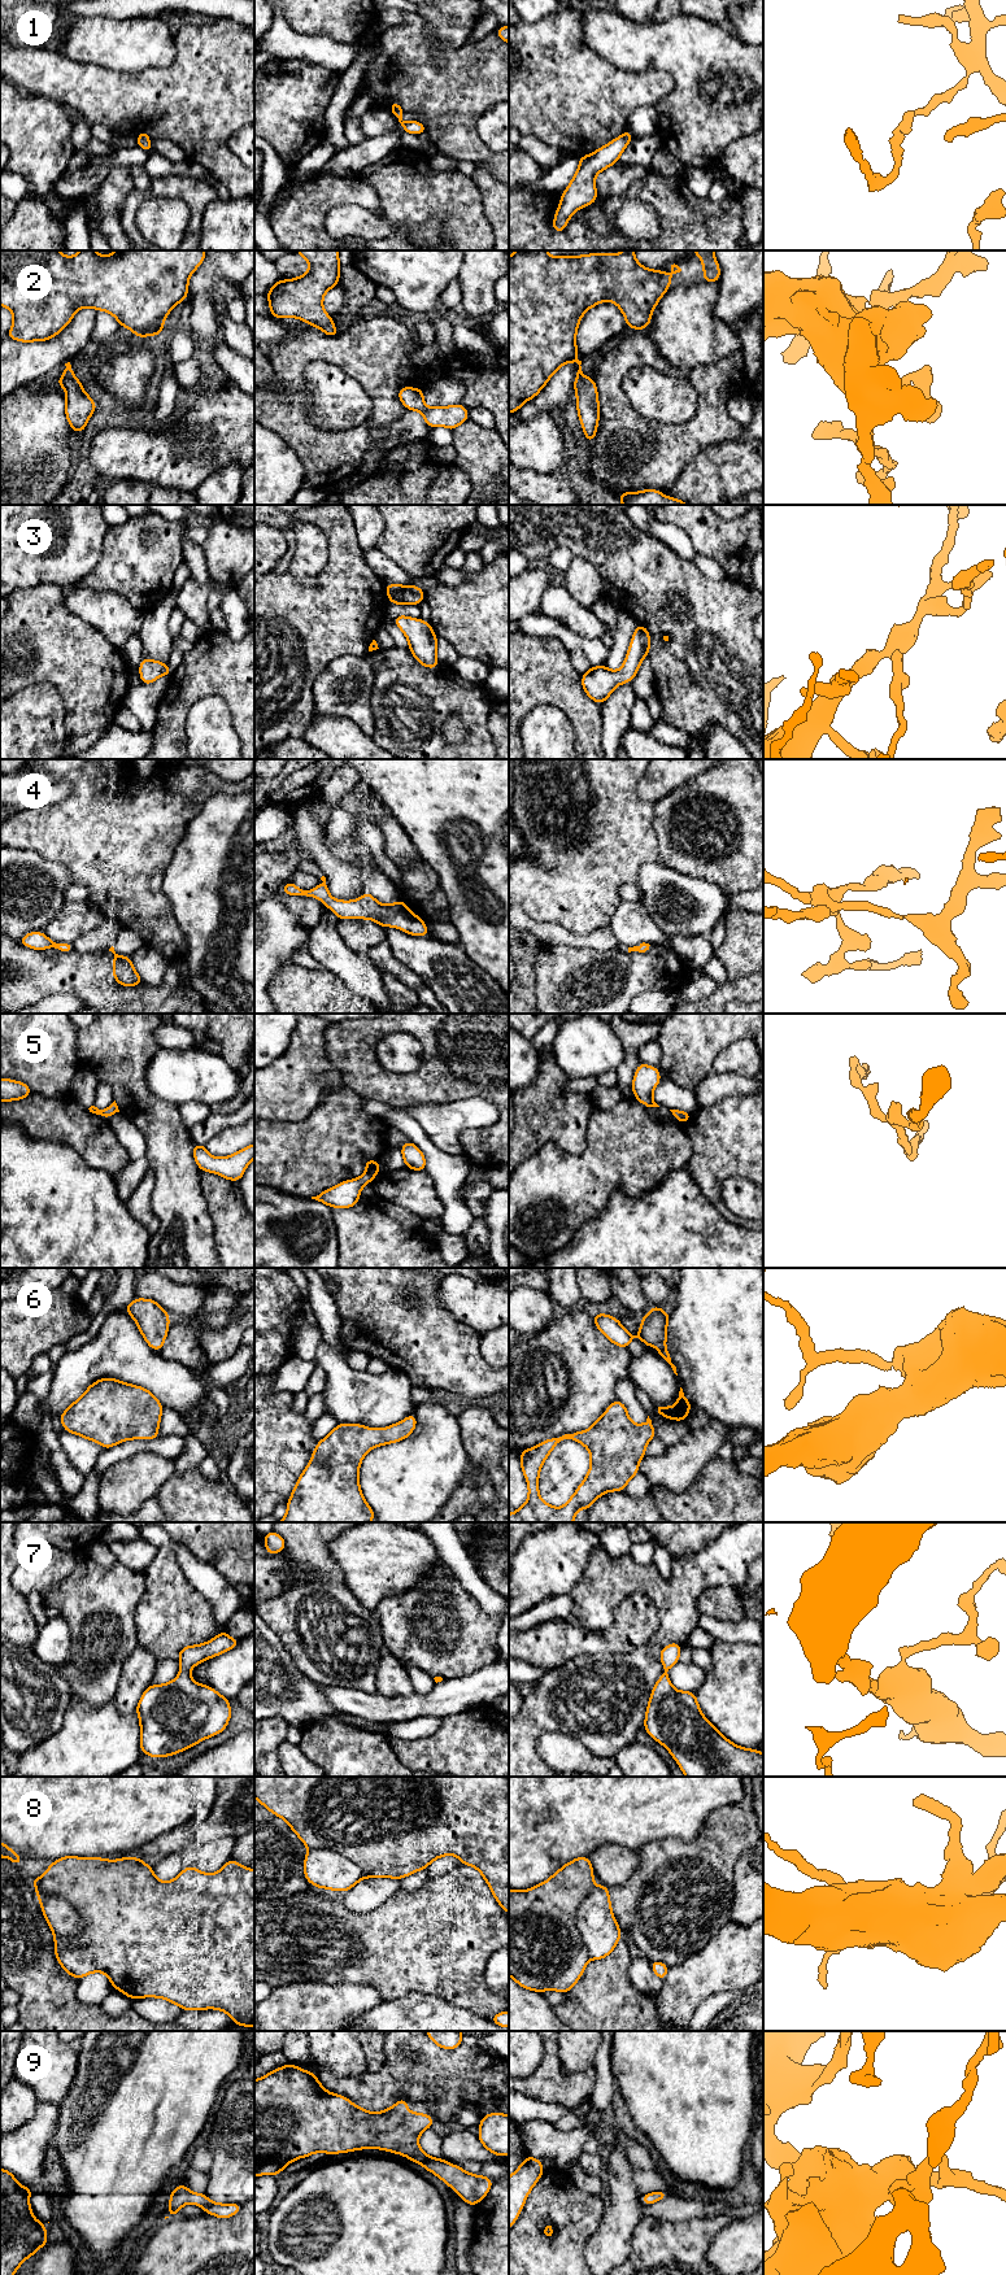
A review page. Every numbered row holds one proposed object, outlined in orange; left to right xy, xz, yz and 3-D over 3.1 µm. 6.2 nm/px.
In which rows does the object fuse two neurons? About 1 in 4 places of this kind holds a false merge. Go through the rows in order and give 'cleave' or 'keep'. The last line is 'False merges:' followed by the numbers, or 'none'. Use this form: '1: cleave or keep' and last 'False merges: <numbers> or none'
1: keep
2: keep
3: keep
4: keep
5: keep
6: cleave
7: keep
8: cleave
9: keep
False merges: 6, 8

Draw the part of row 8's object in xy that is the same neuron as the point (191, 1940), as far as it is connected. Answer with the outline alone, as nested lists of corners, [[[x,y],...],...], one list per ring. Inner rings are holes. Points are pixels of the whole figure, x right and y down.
[[[65,1856],[56,1860],[45,1870],[42,1878],[31,1879],[38,1897],[58,1896],[69,1901],[79,1913],[80,1934],[74,1938],[55,1936],[55,1954],[64,1971],[78,1980],[91,1973],[104,1973],[112,1986],[130,1999],[161,1997],[182,2008],[182,2010],[219,2009],[227,2013],[238,2026],[254,2026],[254,1870],[228,1860],[217,1873],[206,1874],[193,1866],[188,1866],[170,1882],[161,1882],[153,1874],[152,1866],[143,1858],[123,1857],[114,1861],[99,1857]]]

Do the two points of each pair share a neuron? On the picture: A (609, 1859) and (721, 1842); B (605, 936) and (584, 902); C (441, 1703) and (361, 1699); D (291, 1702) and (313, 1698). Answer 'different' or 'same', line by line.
A: different
B: different
C: same
D: same

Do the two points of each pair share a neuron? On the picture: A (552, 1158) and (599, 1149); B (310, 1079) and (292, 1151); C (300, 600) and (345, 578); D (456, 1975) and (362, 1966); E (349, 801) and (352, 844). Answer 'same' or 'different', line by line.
A: same
B: different
C: same
D: same
E: same

